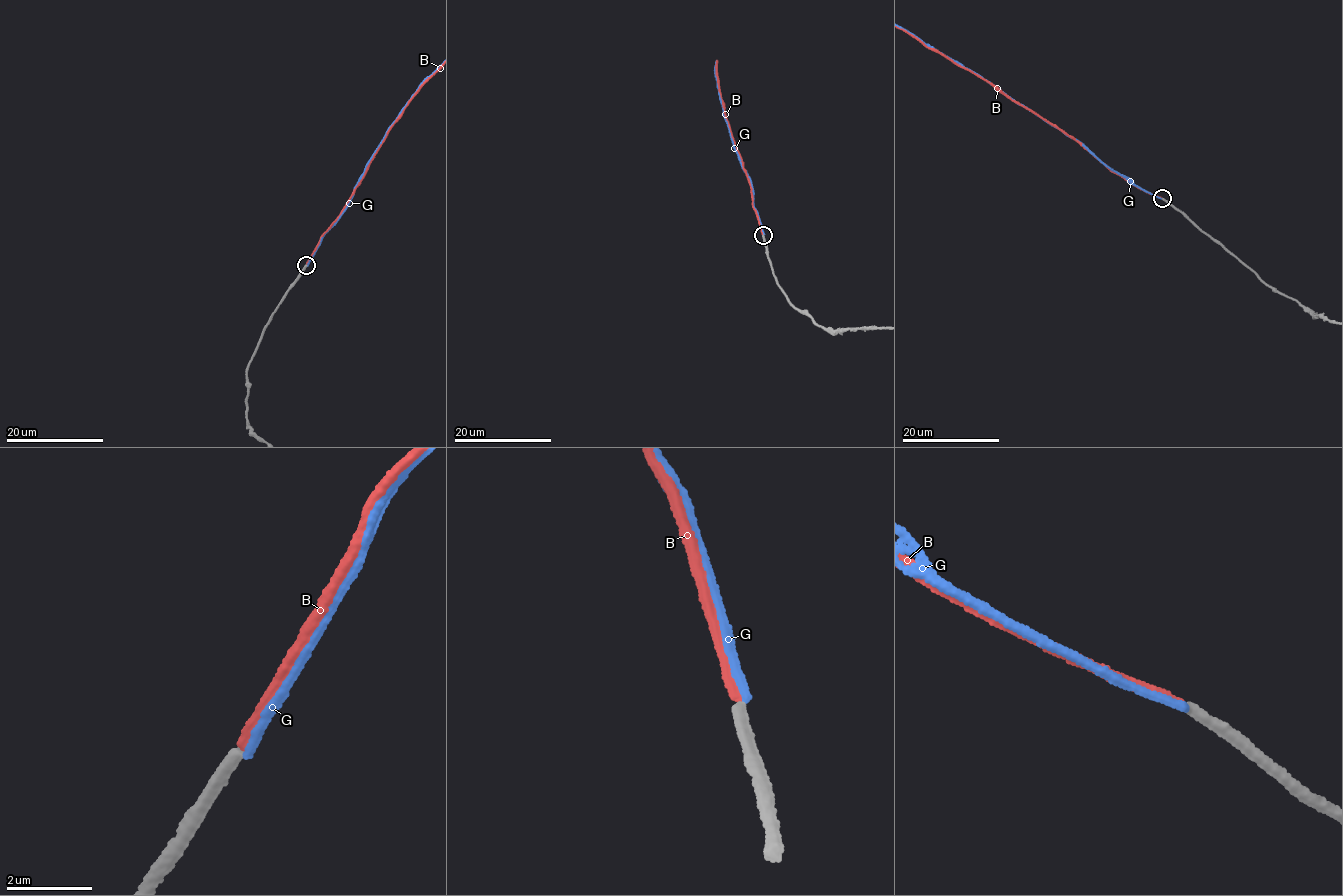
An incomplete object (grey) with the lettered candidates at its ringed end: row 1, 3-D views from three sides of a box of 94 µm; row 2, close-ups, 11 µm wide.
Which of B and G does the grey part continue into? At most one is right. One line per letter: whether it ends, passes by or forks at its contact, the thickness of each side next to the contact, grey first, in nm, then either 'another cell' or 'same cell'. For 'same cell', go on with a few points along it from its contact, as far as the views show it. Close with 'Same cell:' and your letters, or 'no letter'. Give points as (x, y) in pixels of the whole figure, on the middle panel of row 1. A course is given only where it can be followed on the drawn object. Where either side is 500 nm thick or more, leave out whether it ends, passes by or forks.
B: it ends; calibres 240 and 240 nm; same cell
G: it ends; calibres 240 and 200 nm; another cell
Same cell: B

